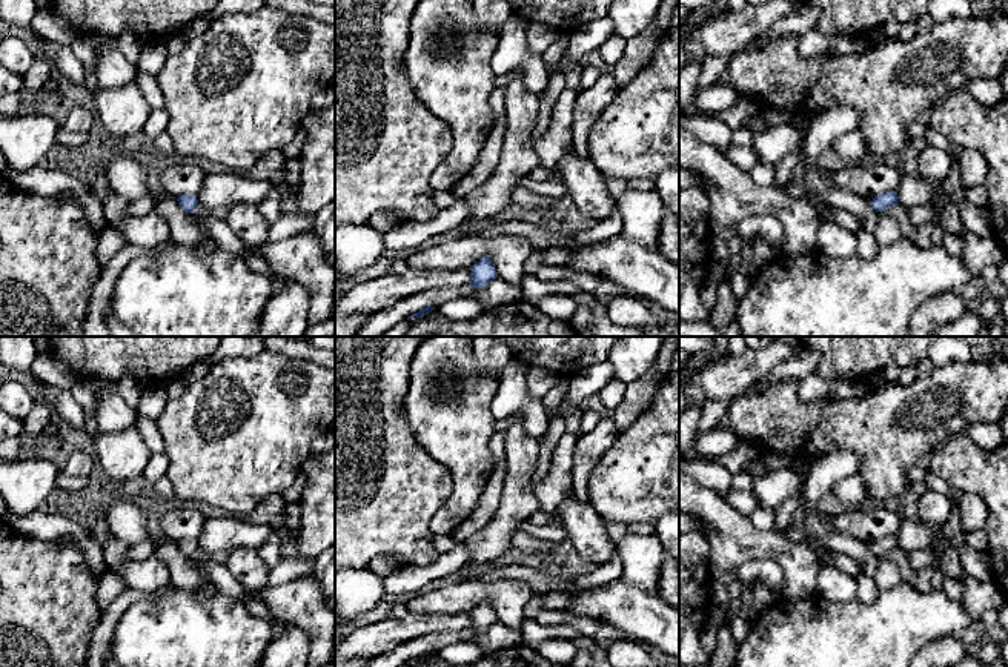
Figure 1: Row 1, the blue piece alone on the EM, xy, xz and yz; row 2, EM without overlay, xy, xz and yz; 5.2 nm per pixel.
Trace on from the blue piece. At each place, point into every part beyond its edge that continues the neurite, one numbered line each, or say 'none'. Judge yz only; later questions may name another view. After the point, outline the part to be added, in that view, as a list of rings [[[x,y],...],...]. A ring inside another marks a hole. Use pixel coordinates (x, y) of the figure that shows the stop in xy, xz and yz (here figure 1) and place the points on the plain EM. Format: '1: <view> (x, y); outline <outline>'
1: yz (827, 471); outline [[[836,450],[816,458],[811,467],[813,476],[805,484],[807,518],[805,529],[811,538],[819,539],[828,550],[853,558],[864,570],[873,549],[848,535],[836,532],[817,510],[819,498],[845,476],[859,475],[862,461],[851,450]]]

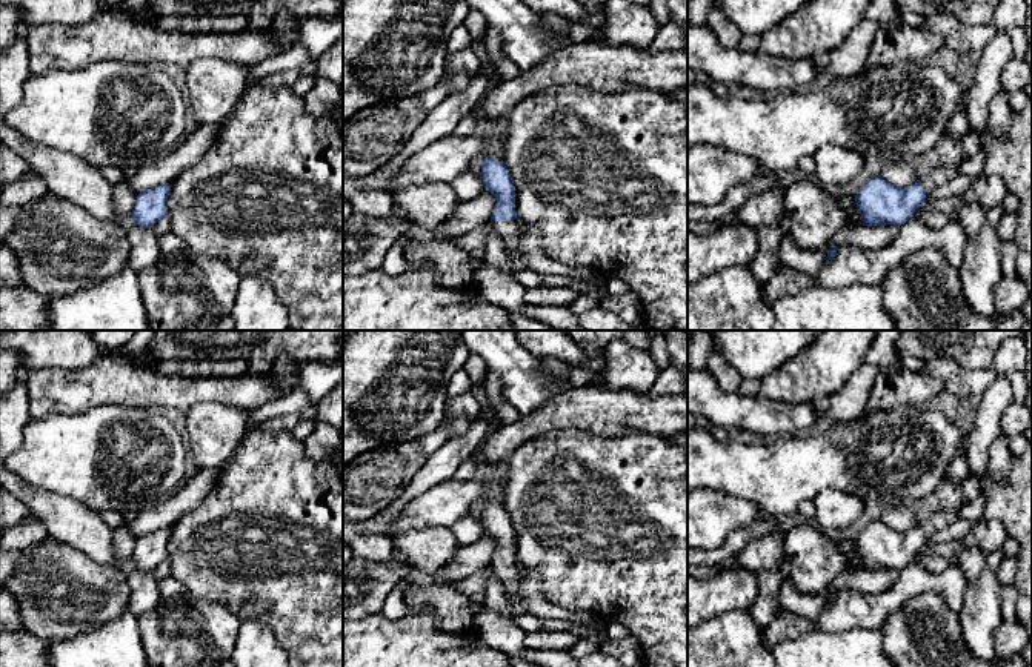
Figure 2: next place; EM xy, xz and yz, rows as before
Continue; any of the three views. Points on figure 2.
1: xz (509, 575); outline [[[518,564],[491,567],[500,579],[504,592],[512,598],[520,582]]]

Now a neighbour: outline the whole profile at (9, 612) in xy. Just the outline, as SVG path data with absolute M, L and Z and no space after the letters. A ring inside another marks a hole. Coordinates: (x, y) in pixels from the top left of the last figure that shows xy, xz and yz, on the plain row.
M0 589L0 633L20 629L23 627L18 601L9 592Z

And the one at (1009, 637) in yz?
M1001 621L994 632L995 653L1001 659L1007 659L1015 653L1021 653L1030 642L1024 626L1015 621Z

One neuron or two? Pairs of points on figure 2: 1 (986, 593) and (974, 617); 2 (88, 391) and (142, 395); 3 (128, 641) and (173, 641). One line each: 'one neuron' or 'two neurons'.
1: one neuron
2: one neuron
3: two neurons

